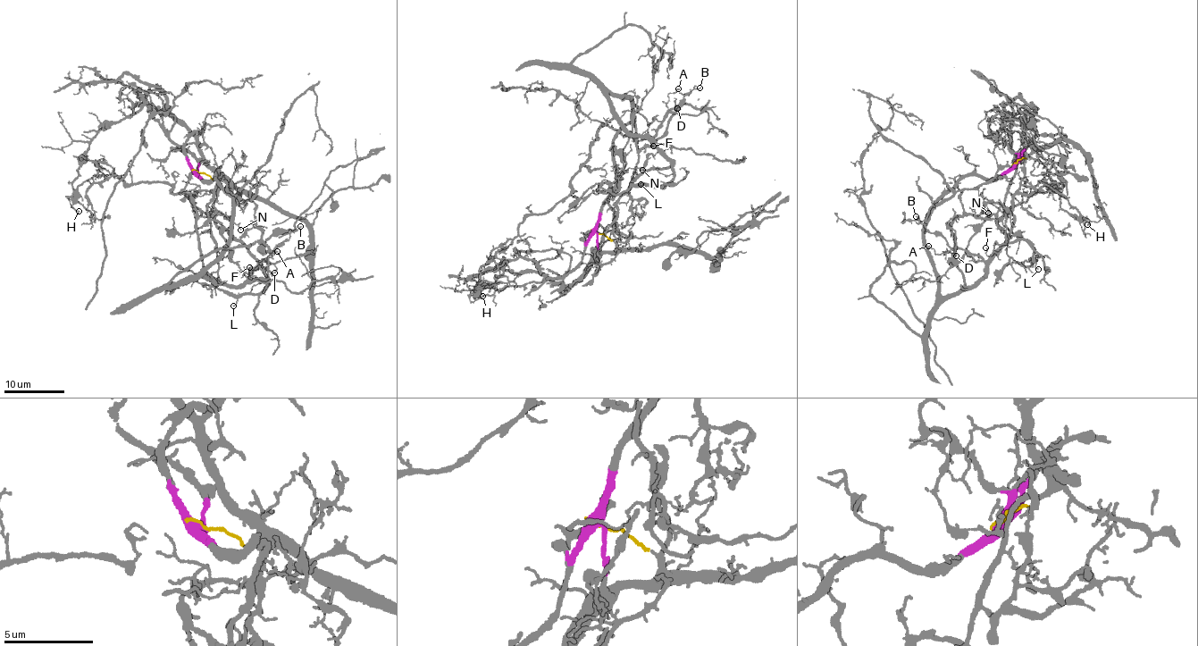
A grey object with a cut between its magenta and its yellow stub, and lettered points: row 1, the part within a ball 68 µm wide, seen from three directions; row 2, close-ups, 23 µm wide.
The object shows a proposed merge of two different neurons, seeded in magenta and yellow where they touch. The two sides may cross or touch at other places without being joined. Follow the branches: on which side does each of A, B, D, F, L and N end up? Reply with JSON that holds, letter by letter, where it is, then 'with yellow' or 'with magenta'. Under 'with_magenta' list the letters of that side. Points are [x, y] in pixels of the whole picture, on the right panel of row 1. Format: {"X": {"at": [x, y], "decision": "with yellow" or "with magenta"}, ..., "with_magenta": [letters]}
{"A": {"at": [928, 246], "decision": "with magenta"}, "B": {"at": [916, 216], "decision": "with magenta"}, "D": {"at": [956, 255], "decision": "with magenta"}, "F": {"at": [985, 247], "decision": "with magenta"}, "L": {"at": [1038, 269], "decision": "with magenta"}, "N": {"at": [988, 213], "decision": "with yellow"}, "with_magenta": ["A", "B", "D", "F", "L"]}

